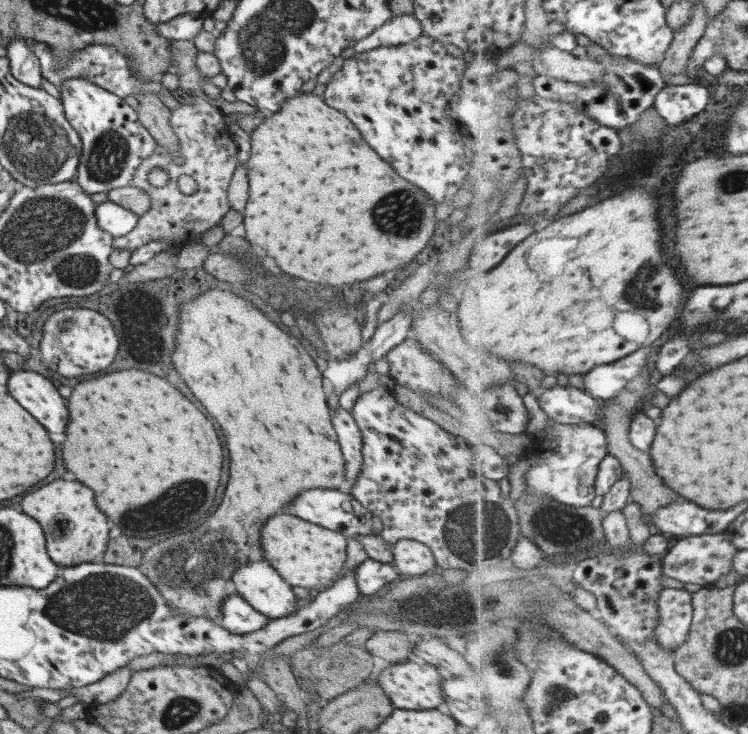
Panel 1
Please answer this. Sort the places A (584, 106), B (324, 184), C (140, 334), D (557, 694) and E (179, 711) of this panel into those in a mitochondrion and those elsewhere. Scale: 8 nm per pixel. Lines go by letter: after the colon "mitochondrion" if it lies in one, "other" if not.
A: other
B: other
C: other
D: mitochondrion
E: mitochondrion

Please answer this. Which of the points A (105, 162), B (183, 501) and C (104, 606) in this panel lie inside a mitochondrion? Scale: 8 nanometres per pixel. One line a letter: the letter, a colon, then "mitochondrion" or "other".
A: mitochondrion
B: mitochondrion
C: mitochondrion

